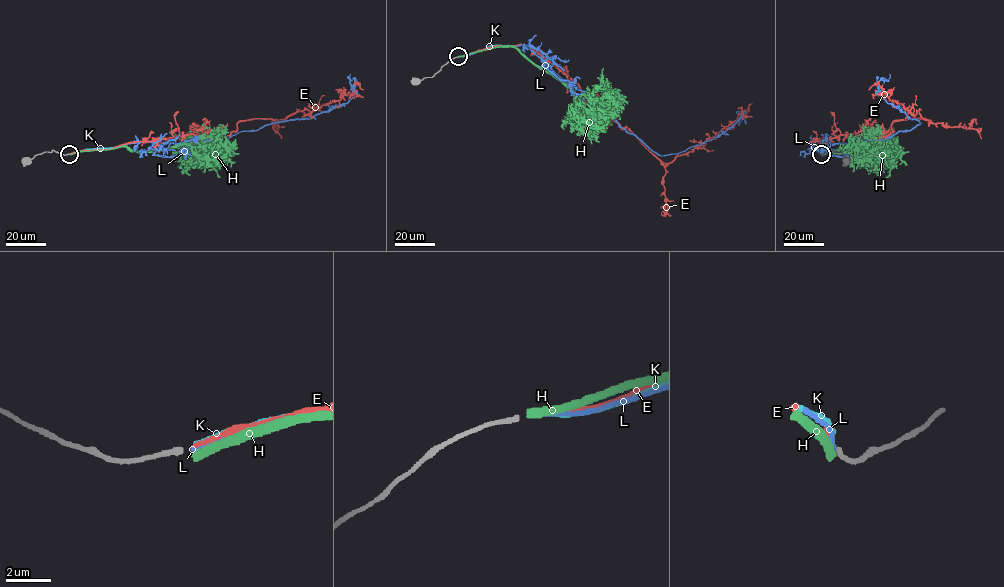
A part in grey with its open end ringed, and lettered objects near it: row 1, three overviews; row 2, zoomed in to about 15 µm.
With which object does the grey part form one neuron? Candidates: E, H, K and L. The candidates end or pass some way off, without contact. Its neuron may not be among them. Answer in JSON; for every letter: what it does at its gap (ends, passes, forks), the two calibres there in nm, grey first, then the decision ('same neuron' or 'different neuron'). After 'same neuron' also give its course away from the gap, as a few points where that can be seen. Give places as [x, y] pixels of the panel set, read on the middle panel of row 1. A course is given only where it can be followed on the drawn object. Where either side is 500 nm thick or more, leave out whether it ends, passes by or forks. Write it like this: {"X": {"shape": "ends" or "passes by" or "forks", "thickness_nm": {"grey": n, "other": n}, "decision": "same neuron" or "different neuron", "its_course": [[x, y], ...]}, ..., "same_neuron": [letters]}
{"E": {"shape": "ends", "thickness_nm": {"grey": 240, "other": 190}, "decision": "different neuron"}, "H": {"shape": "ends", "thickness_nm": {"grey": 240, "other": 380}, "decision": "different neuron"}, "K": {"shape": "ends", "thickness_nm": {"grey": 240, "other": 130}, "decision": "different neuron"}, "L": {"shape": "ends", "thickness_nm": {"grey": 240, "other": 180}, "decision": "same neuron", "its_course": [[459, 57], [496, 46], [527, 46], [661, 155], [717, 137], [743, 113], [739, 124]]}, "same_neuron": ["L"]}

